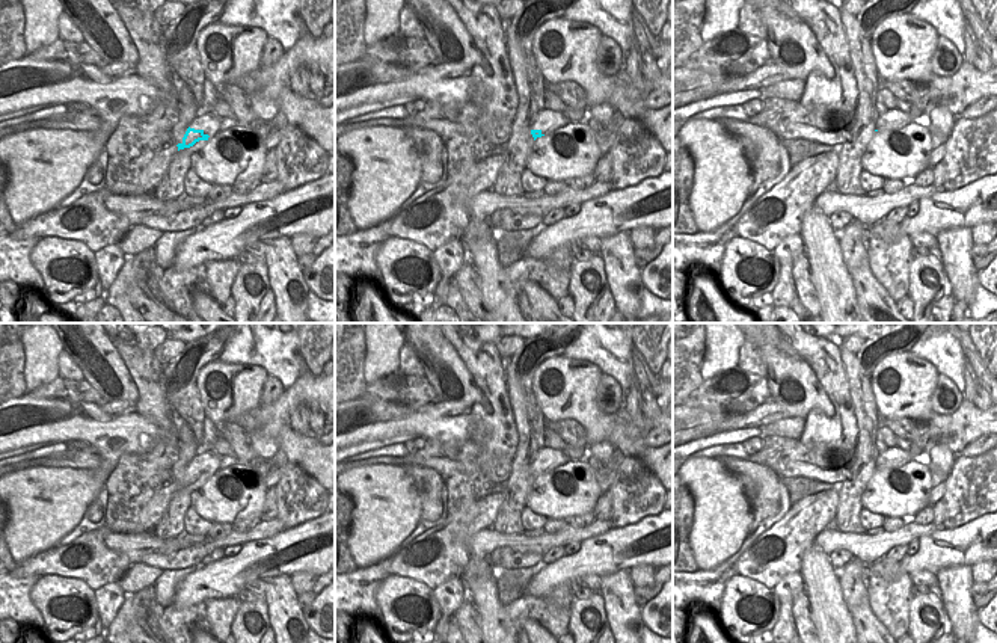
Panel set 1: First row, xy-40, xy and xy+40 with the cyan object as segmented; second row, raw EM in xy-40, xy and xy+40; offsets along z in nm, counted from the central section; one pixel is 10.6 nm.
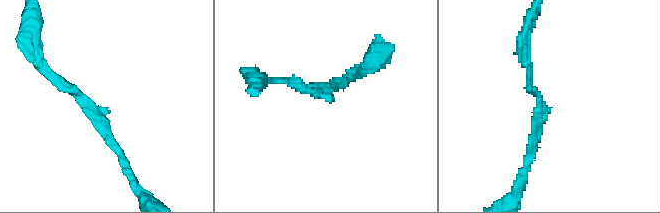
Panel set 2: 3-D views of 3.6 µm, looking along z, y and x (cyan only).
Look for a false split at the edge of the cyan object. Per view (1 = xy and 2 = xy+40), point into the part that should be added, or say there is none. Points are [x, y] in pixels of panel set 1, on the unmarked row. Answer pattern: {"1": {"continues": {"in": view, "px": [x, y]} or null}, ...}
{"1": {"continues": null}, "2": {"continues": null}}

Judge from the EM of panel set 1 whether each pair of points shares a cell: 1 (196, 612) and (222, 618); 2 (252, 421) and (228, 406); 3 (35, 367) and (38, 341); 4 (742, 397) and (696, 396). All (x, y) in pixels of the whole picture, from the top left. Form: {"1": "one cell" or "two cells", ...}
{"1": "one cell", "2": "two cells", "3": "one cell", "4": "one cell"}

